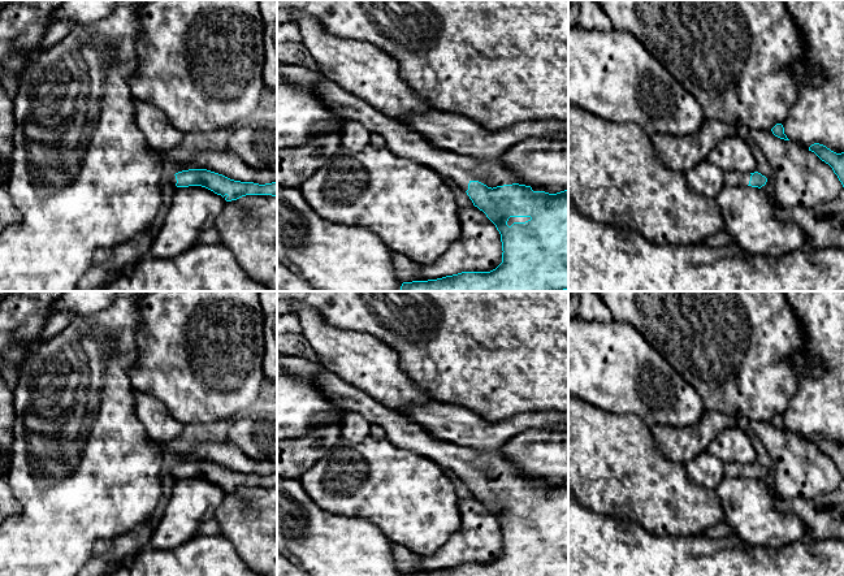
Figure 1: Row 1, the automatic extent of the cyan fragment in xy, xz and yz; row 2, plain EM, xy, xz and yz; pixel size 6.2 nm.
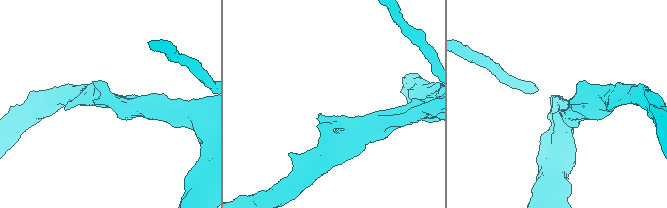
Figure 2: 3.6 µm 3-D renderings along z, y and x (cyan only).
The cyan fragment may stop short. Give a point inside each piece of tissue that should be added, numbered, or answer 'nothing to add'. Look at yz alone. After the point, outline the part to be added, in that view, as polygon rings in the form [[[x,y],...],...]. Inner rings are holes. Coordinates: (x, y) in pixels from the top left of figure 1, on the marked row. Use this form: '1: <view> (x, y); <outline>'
1: yz (732, 178); [[[728,170],[724,172],[724,183],[726,186],[741,186],[741,187],[746,187],[749,185],[750,181],[750,173],[740,173],[740,172],[735,172],[735,170]]]

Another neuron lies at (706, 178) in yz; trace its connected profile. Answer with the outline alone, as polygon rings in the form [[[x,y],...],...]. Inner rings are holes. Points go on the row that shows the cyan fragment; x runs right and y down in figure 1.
[[[707,160],[701,161],[696,168],[687,172],[685,177],[692,190],[713,199],[726,186],[724,172]]]

